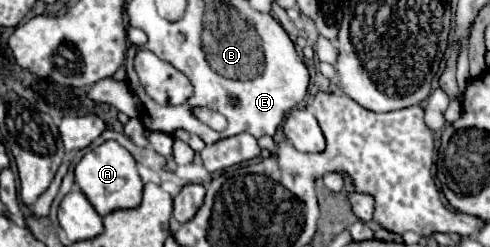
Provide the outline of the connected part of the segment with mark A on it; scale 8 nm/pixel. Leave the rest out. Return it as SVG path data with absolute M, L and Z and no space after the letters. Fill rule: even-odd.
M108 140L88 150L84 158L78 162L74 176L76 176L76 186L86 194L86 198L90 200L90 204L100 216L106 216L108 212L116 212L116 210L138 208L142 202L144 184L140 180L136 160L124 146L120 146L114 140Z

